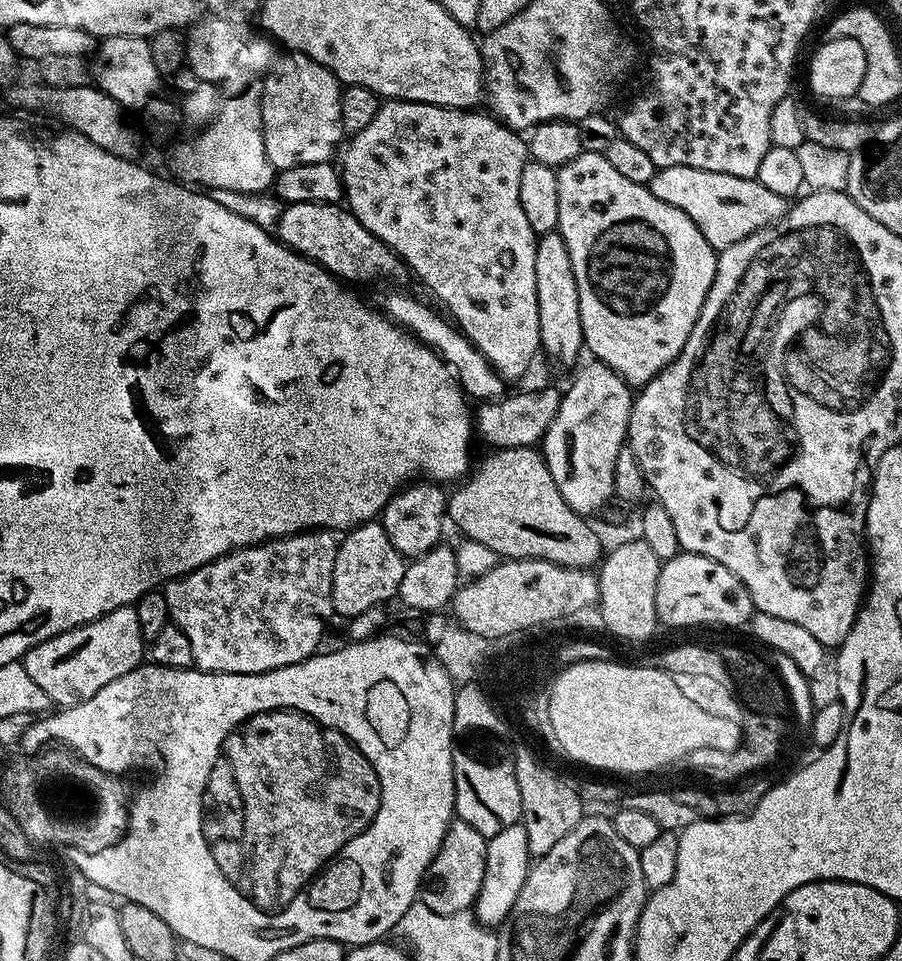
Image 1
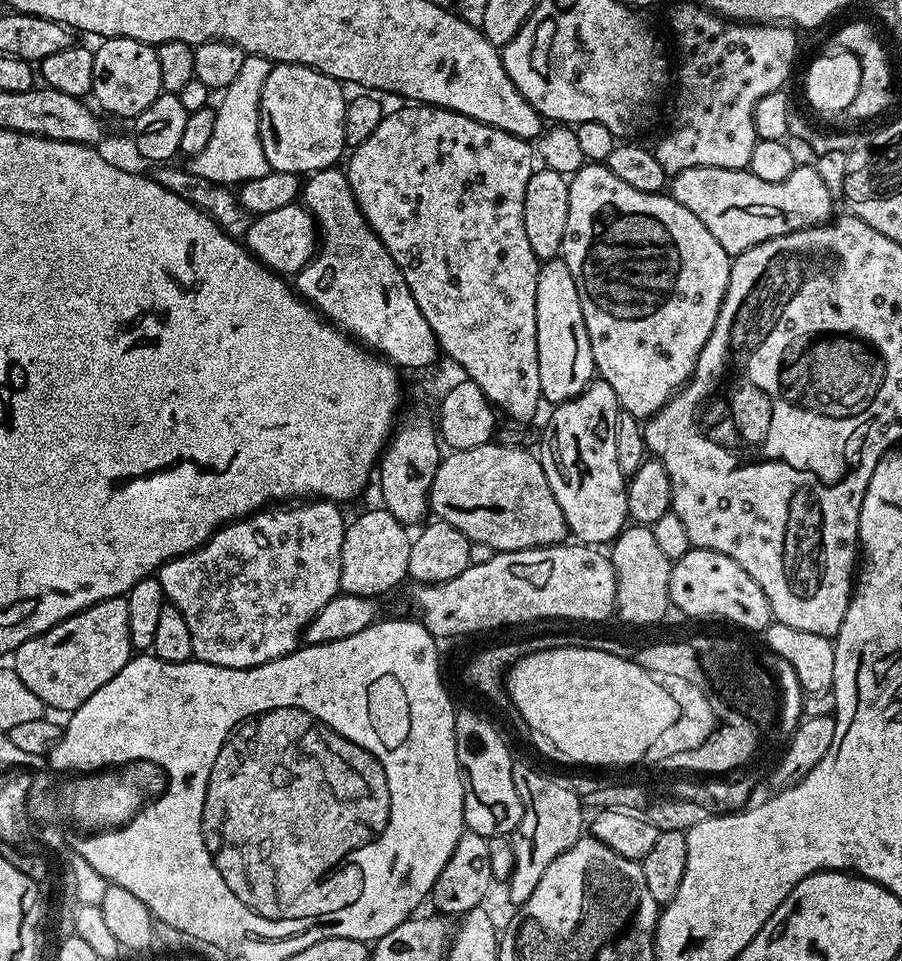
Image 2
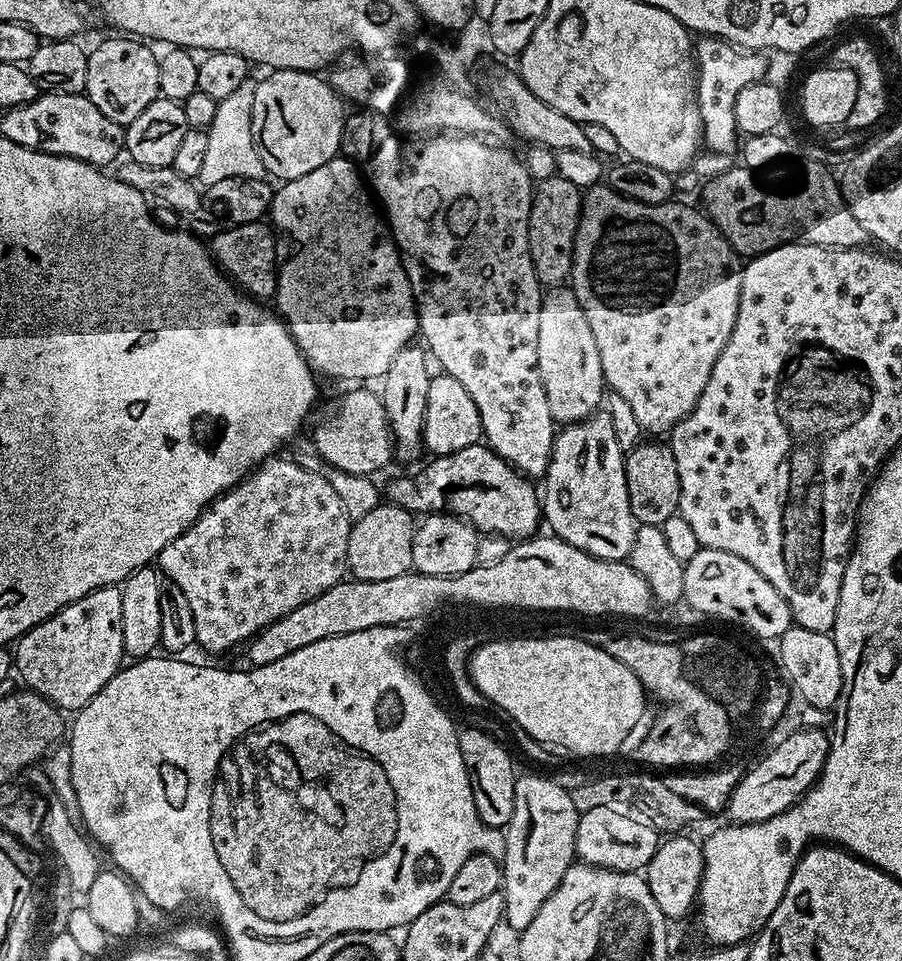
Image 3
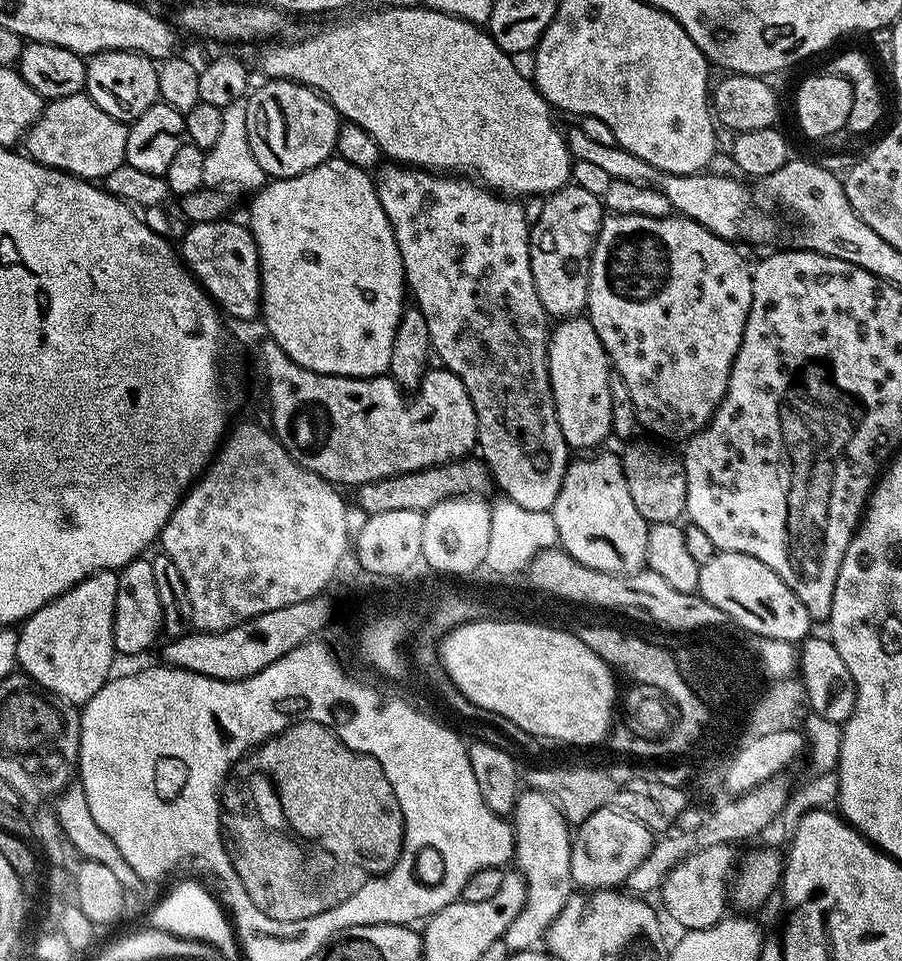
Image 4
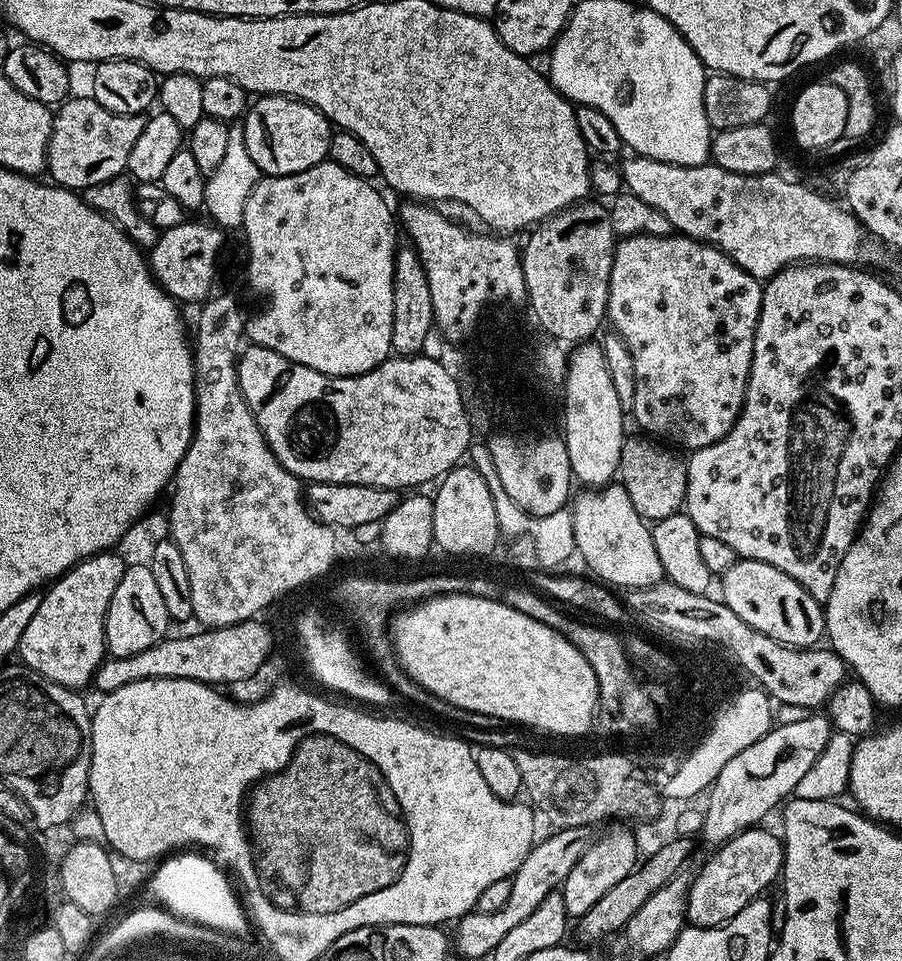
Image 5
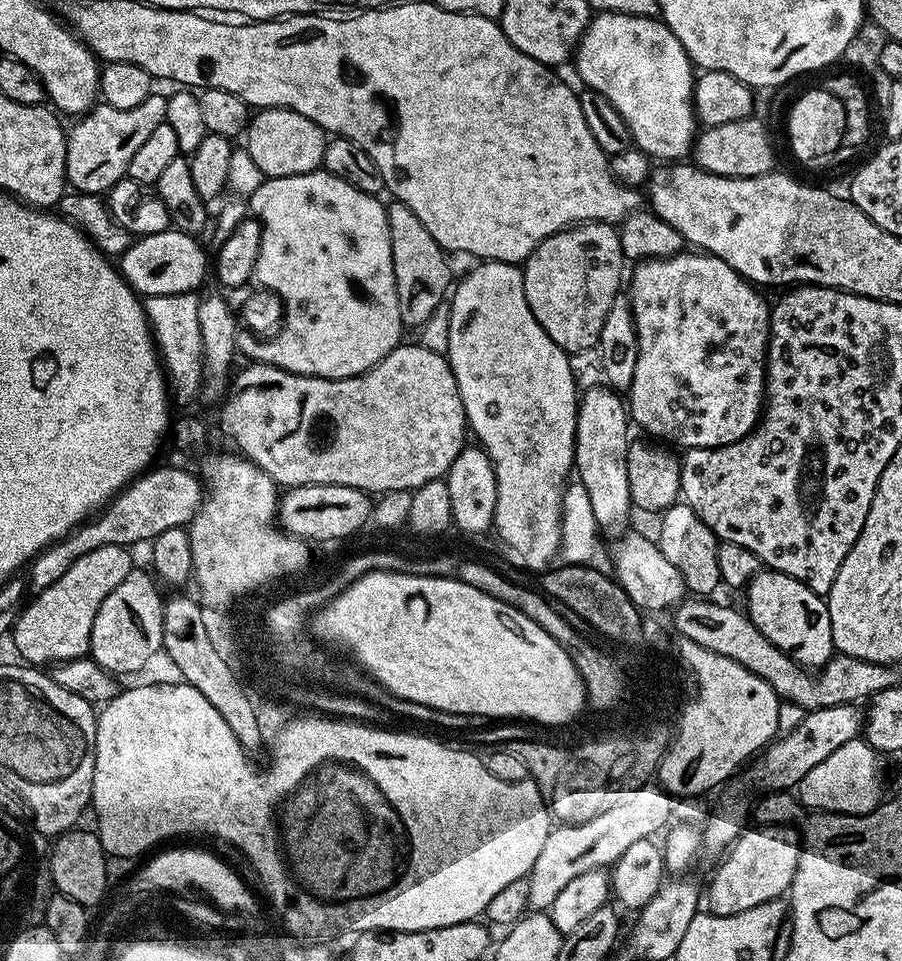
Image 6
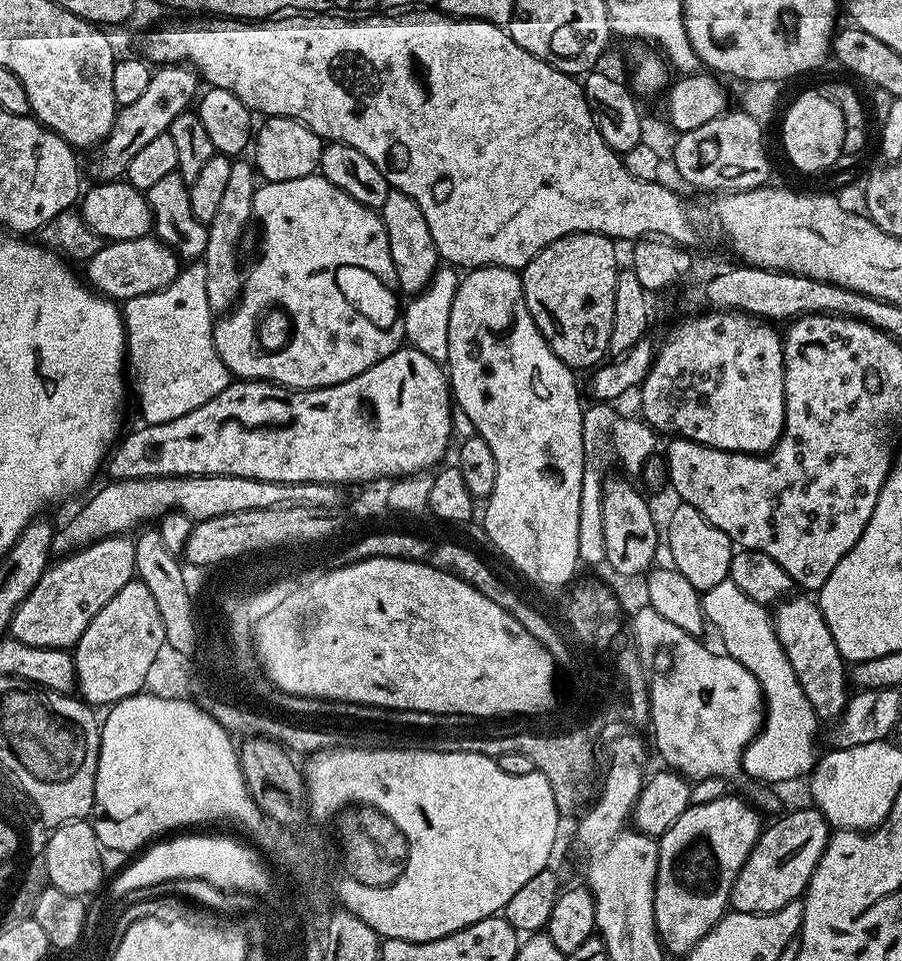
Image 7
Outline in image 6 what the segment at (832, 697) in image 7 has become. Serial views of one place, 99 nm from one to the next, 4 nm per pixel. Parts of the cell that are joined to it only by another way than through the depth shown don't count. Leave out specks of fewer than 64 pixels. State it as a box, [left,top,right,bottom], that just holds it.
[746,570,834,670]

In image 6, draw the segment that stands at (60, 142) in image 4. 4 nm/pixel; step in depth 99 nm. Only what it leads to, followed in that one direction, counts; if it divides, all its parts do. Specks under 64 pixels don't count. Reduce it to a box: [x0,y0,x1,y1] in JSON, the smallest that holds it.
[66,94,166,193]

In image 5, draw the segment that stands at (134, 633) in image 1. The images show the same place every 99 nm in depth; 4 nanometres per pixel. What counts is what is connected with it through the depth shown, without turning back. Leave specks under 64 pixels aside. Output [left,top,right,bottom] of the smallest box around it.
[18,550,124,690]

